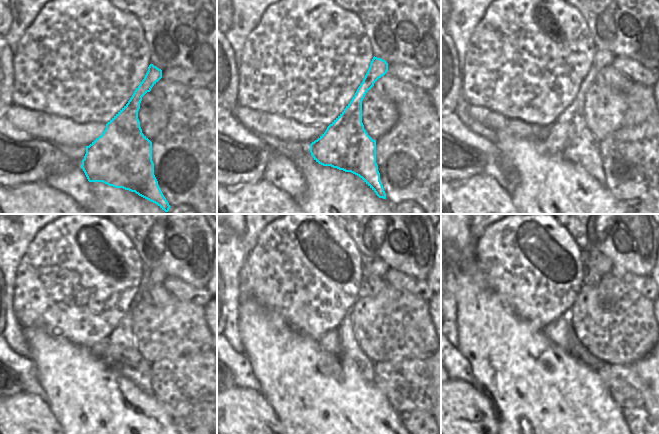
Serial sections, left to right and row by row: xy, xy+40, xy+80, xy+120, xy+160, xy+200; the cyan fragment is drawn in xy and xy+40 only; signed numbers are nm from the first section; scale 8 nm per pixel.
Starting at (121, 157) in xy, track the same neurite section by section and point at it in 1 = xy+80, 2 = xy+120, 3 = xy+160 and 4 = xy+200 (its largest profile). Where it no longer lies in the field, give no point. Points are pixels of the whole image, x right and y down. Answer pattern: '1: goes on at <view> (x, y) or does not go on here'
1: goes on at xy+80 (570, 138)
2: goes on at xy+120 (121, 354)
3: goes on at xy+160 (352, 355)
4: goes on at xy+200 (603, 265)

